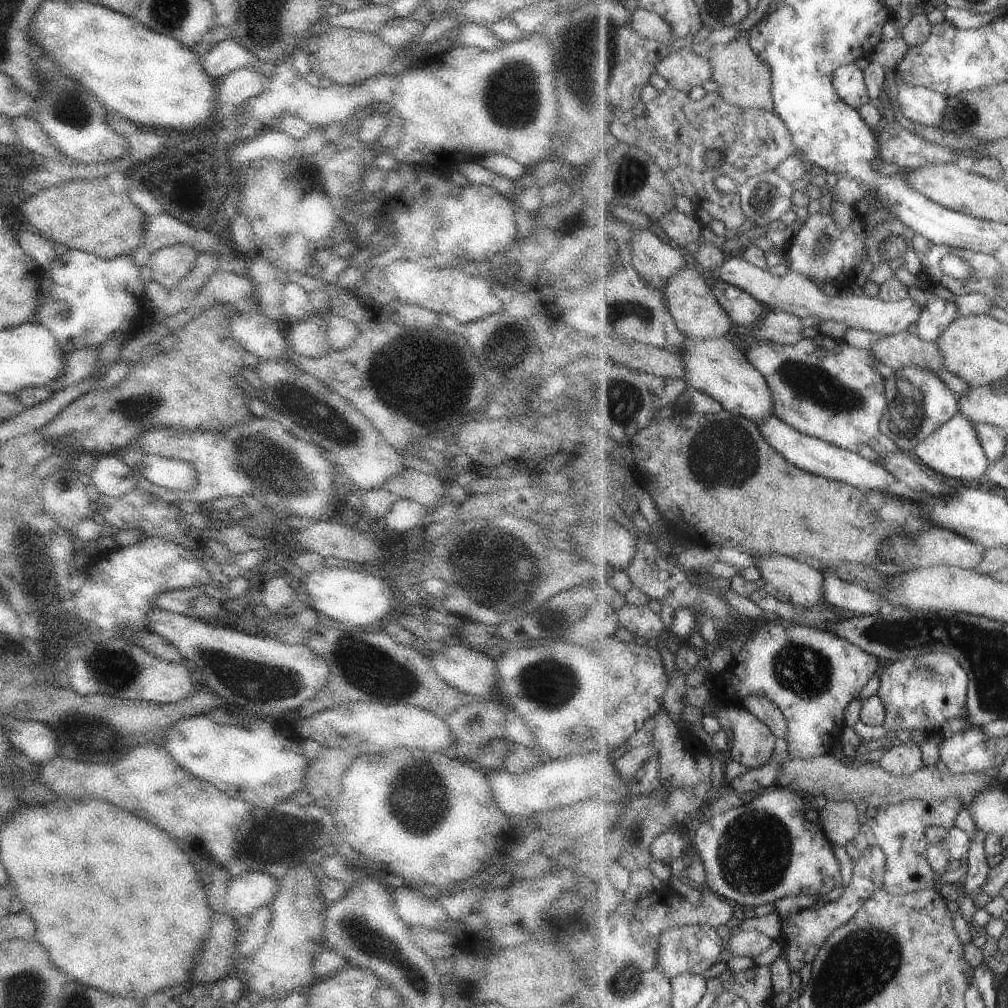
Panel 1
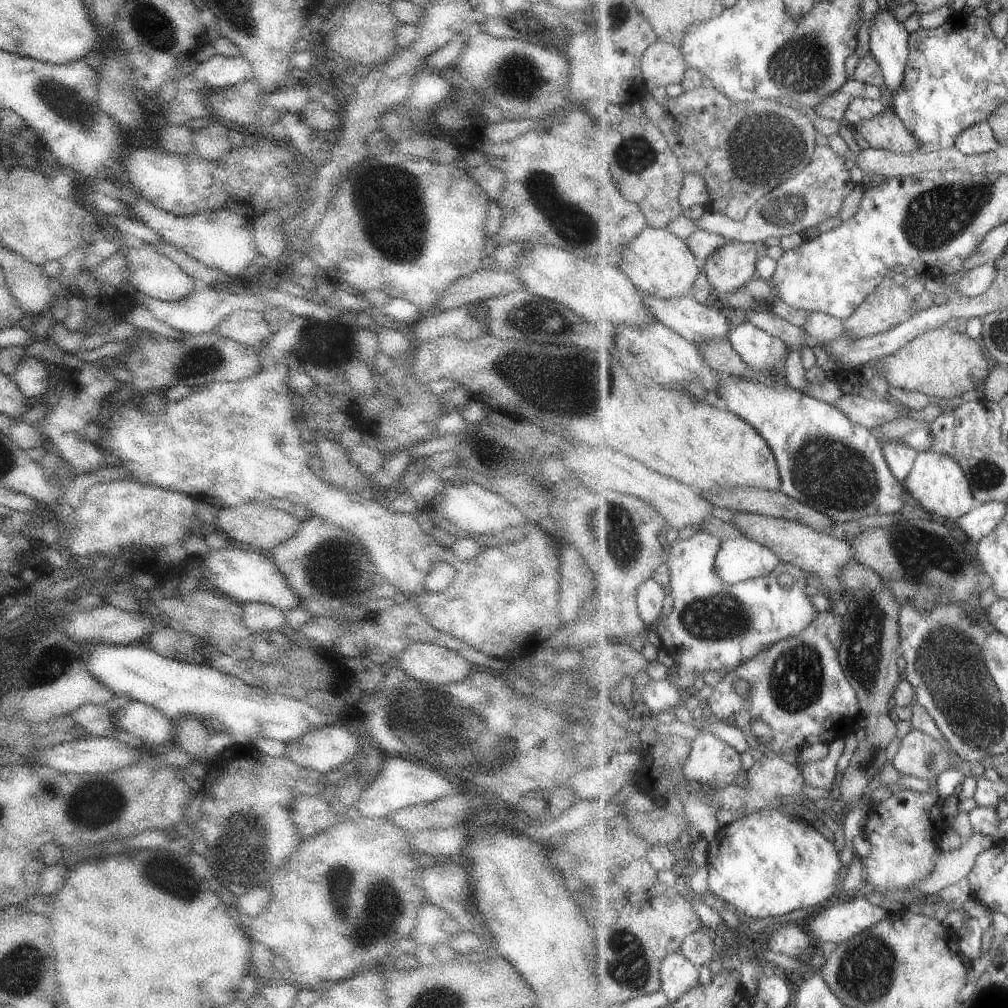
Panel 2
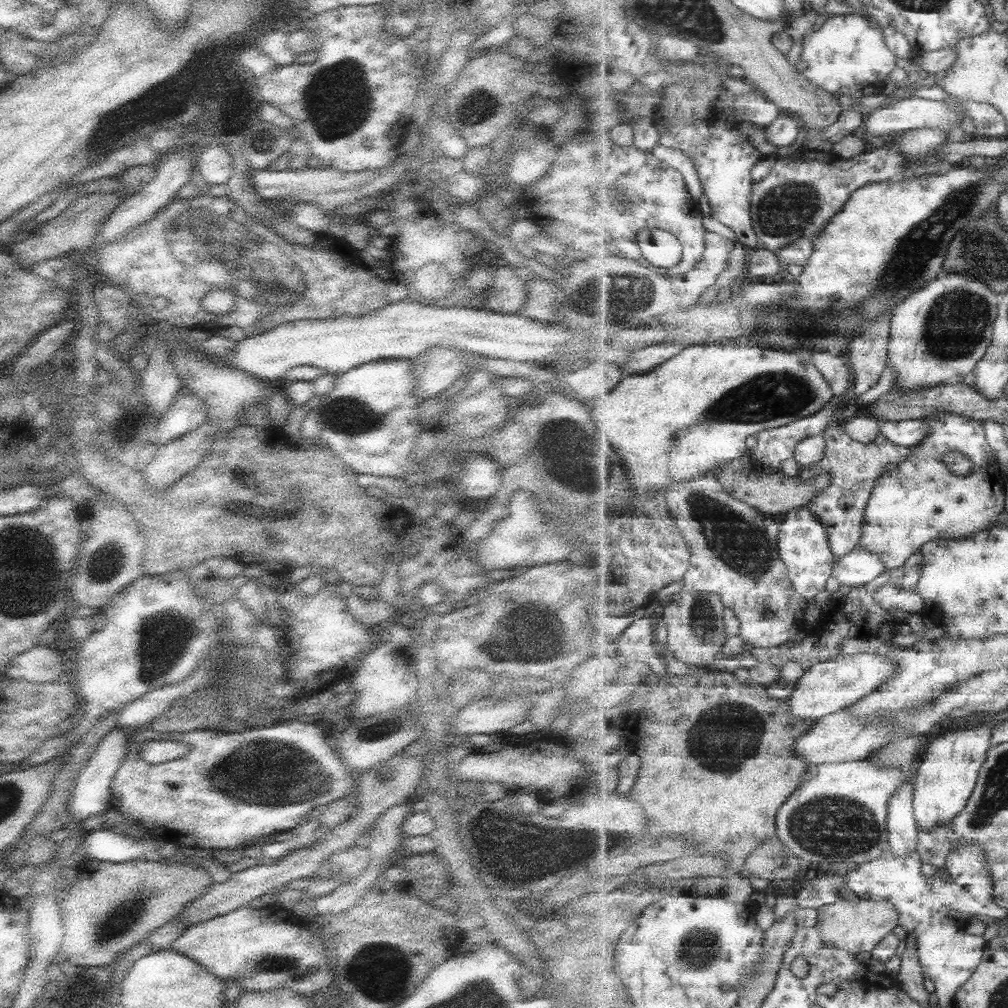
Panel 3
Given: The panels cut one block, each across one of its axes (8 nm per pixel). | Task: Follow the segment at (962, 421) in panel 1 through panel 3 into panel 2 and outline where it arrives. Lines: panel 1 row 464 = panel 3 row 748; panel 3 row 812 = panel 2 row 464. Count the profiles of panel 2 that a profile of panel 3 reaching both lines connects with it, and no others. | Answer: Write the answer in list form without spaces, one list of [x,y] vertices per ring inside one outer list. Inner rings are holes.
[[[940,450],[922,451],[912,475],[905,484],[908,484],[909,491],[921,503],[922,508],[940,514],[944,519],[958,521],[982,505],[976,499],[972,482],[968,480],[968,474],[959,458]]]

